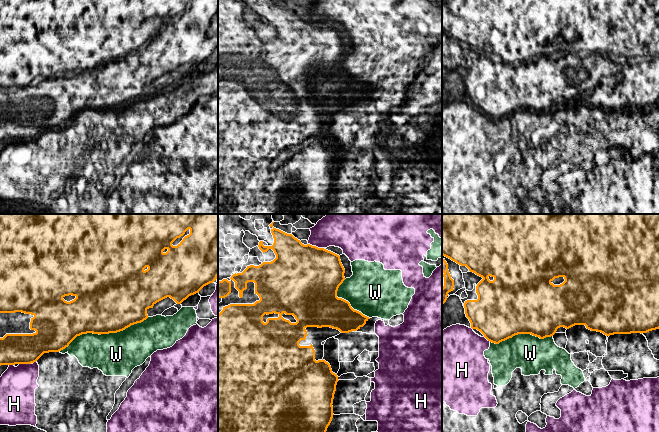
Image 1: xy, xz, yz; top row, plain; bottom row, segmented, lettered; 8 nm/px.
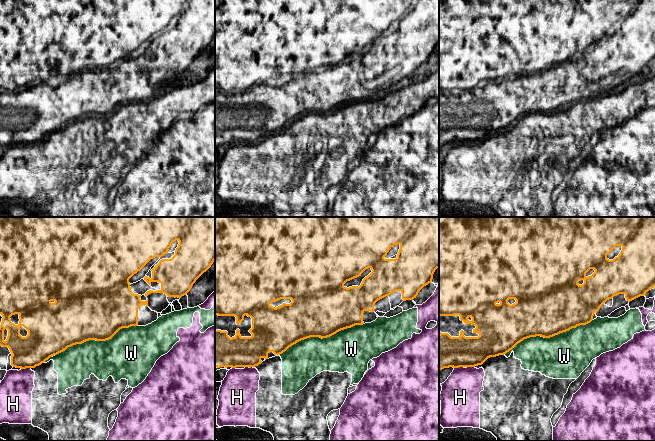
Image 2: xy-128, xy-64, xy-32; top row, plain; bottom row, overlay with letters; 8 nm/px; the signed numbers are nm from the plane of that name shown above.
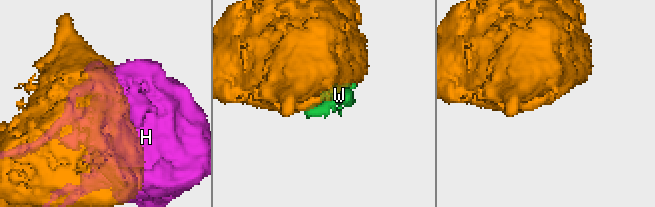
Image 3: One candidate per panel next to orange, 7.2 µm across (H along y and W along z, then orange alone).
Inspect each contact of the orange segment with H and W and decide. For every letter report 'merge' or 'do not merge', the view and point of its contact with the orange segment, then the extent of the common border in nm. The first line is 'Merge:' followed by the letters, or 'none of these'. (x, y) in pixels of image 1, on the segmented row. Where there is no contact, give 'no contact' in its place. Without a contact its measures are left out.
Merge: W
H: do not merge | xz (315, 246) | 130 nm
W: merge | xy (103, 333) | 800 nm

